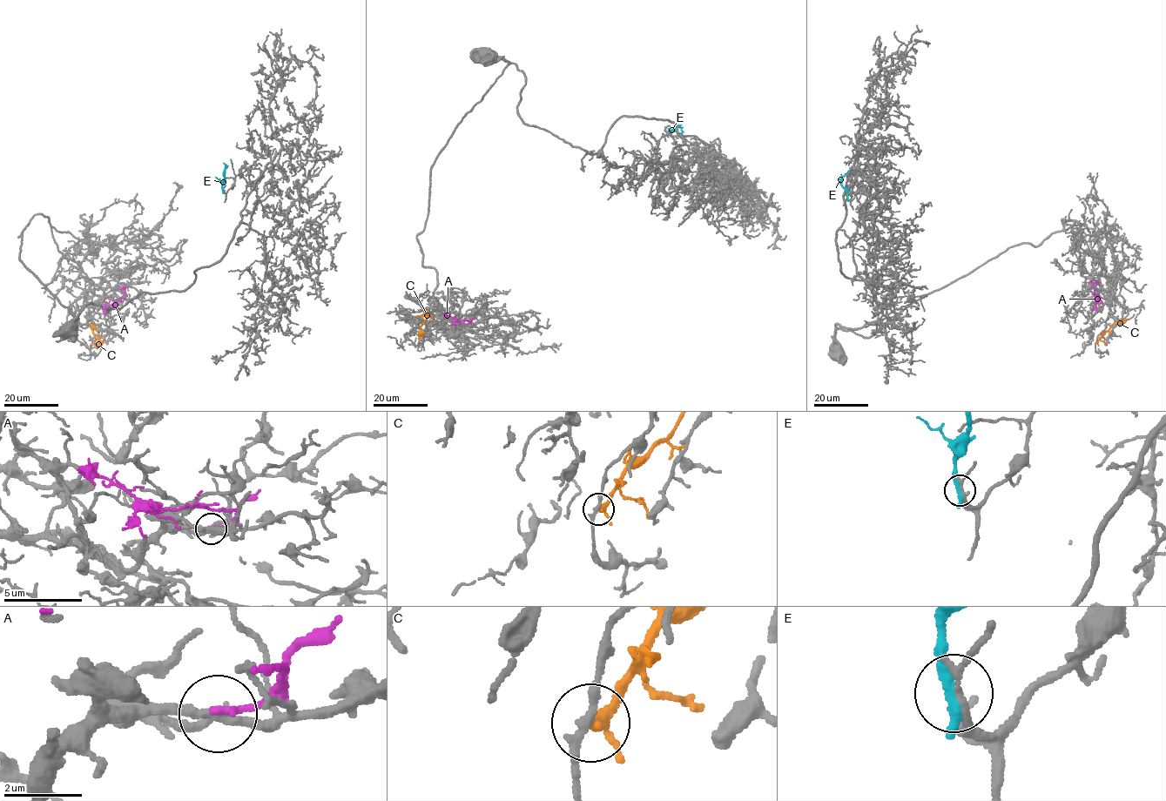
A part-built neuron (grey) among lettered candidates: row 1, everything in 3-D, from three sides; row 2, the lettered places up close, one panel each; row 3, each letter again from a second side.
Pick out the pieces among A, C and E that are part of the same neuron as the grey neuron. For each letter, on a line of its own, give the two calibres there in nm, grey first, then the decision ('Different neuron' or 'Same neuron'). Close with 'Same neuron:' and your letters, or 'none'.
A: Thickness 220 nm (grey) against 200 nm. Different neuron
C: Thickness 240 nm (grey) against 240 nm. Different neuron
E: Thickness 190 nm (grey) against 360 nm. Different neuron
Same neuron: none

